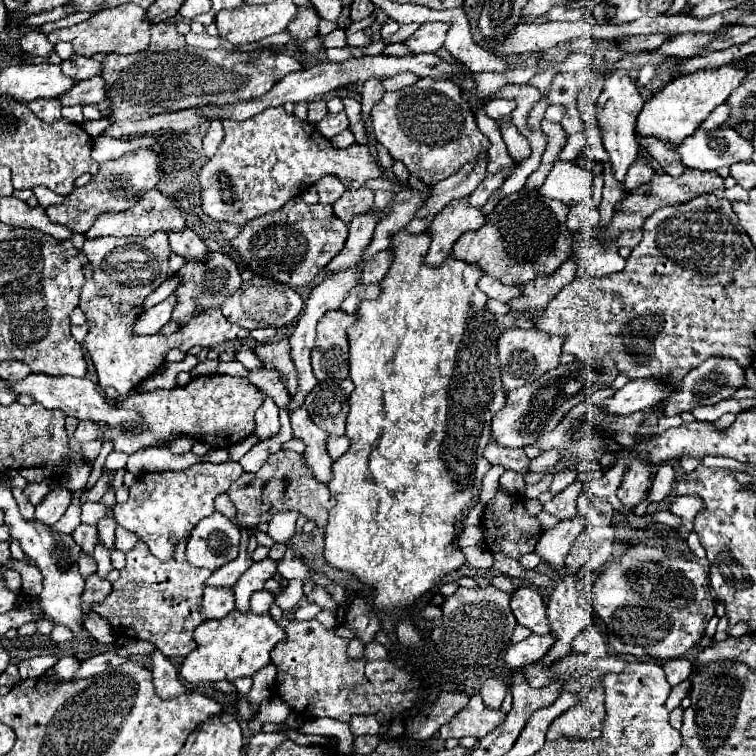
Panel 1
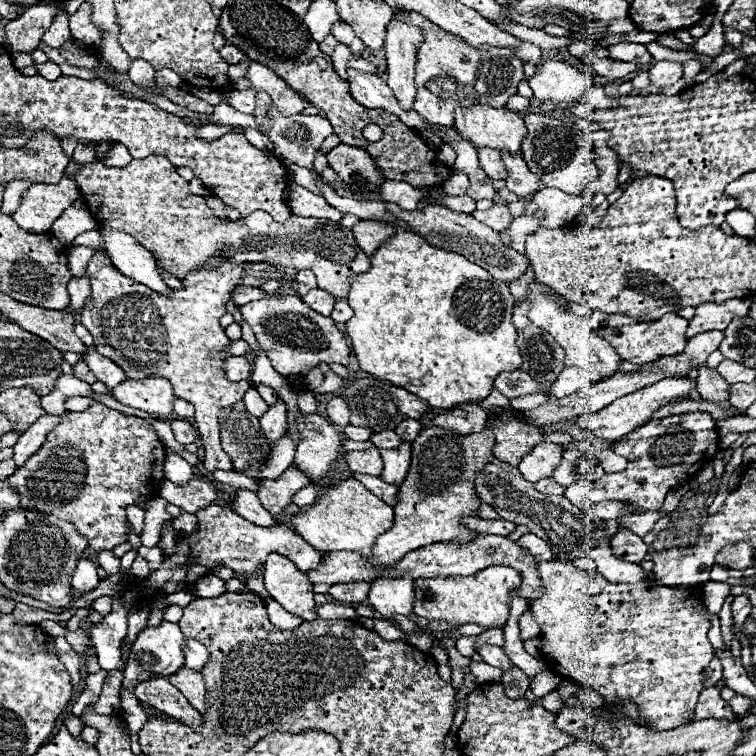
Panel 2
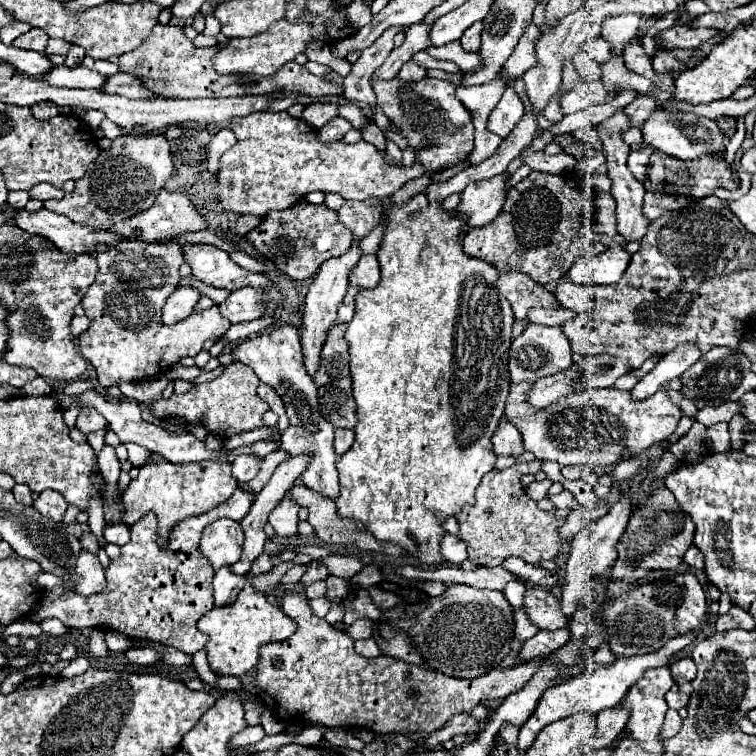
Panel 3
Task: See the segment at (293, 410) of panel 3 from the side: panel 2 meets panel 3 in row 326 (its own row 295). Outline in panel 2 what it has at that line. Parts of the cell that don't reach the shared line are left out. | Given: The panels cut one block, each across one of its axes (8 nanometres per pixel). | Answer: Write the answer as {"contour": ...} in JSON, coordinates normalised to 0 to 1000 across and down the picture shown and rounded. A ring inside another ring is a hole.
{"contour":[[[376,389],[376,392],[336,397],[331,402],[317,405],[317,415],[333,431],[341,458],[354,471],[362,489],[373,495],[392,519],[407,513],[402,497],[413,487],[423,484],[423,479],[429,481],[447,479],[452,484],[460,484],[463,479],[466,463],[463,463],[463,455],[458,452],[458,444],[447,437],[439,421],[429,421],[426,415],[407,410],[407,405],[402,405],[397,392]]]}

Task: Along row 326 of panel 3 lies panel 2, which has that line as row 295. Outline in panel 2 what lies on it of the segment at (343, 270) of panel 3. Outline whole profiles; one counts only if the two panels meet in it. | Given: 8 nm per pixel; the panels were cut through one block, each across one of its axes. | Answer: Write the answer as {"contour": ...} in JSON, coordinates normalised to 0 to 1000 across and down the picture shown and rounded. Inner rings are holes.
{"contour":[[[423,381],[410,384],[407,389],[402,389],[399,397],[402,397],[413,410],[418,410],[418,413],[426,415],[426,418],[437,418],[439,410],[442,410],[442,399],[444,399],[434,386],[429,386],[429,384],[423,384]]]}

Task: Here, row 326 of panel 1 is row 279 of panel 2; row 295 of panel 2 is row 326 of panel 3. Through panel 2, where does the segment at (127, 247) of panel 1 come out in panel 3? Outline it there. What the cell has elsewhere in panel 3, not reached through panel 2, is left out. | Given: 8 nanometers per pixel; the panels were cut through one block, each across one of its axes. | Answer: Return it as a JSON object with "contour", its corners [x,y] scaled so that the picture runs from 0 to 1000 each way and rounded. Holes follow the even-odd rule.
{"contour":[[[164,317],[153,328],[132,323],[127,328],[127,347],[127,370],[108,394],[108,407],[122,429],[106,444],[106,466],[122,479],[138,513],[214,495],[238,474],[259,471],[272,450],[283,450],[304,434],[304,426],[291,415],[287,403],[255,414],[230,431],[212,429],[217,397],[233,384],[238,370],[235,354],[243,347],[233,323],[196,323],[185,317]]]}

